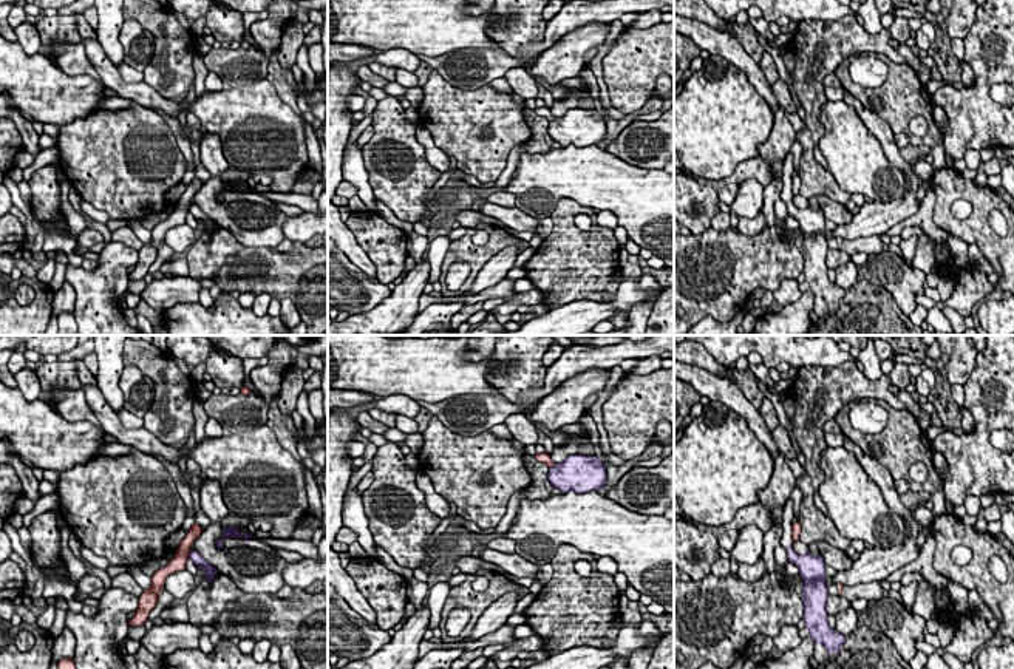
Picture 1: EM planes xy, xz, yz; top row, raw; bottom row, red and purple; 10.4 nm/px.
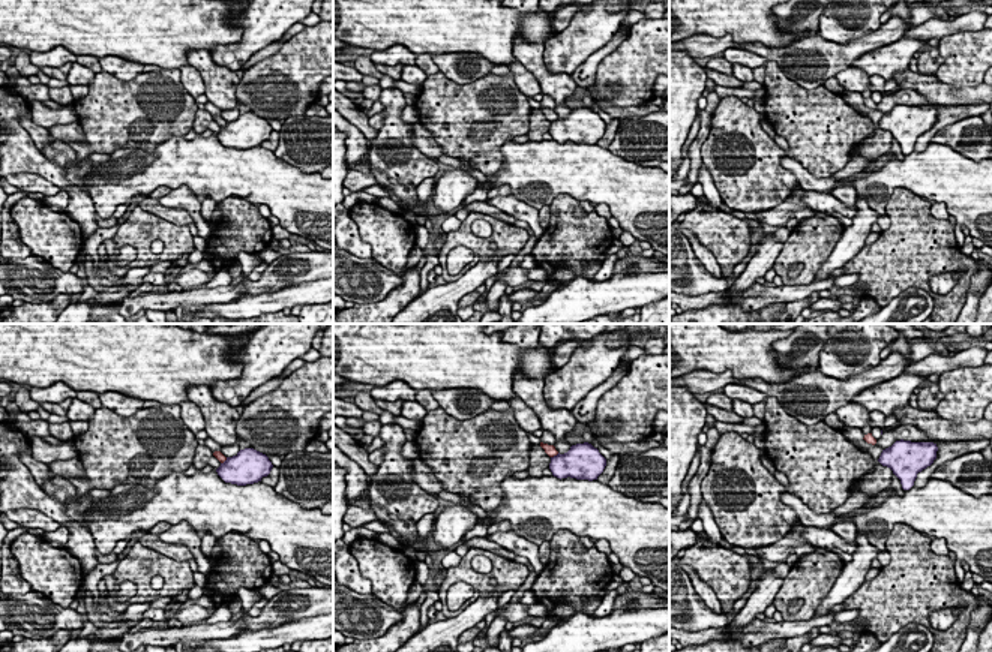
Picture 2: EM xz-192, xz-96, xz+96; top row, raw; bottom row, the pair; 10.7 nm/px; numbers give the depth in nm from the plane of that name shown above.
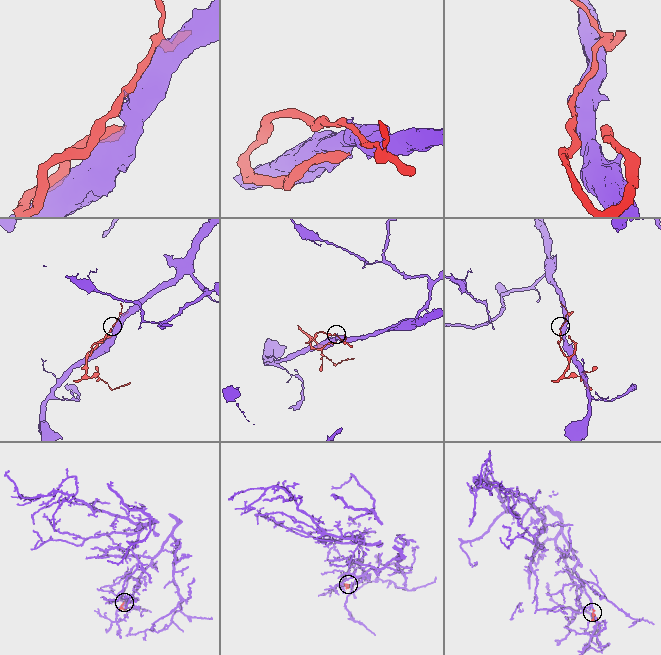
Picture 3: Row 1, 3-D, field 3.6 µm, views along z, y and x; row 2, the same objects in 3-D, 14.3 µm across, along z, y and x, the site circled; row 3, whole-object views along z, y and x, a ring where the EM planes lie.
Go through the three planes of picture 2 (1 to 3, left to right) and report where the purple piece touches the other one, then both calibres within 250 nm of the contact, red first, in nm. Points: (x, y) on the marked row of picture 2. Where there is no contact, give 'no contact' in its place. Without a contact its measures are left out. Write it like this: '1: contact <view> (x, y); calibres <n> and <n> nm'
1: contact xz-192 (224, 460); calibres 90 and 340 nm
2: contact xz-96 (554, 454); calibres 120 and 320 nm
3: no contact

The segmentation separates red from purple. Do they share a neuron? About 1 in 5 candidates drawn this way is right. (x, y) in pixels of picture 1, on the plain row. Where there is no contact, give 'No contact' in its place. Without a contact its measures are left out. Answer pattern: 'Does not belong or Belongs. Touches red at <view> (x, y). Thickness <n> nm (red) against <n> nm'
Does not belong. Touches red at xy (189, 207). Thickness 160 nm (red) against 120 nm

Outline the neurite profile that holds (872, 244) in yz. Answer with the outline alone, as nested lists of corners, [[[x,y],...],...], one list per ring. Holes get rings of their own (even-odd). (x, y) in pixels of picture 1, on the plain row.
[[[880,235],[872,236],[859,236],[855,239],[842,239],[842,249],[847,255],[856,255],[856,253],[869,253],[876,255],[883,252],[883,241]]]

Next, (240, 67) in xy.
[[[257,43],[250,45],[249,49],[212,48],[204,54],[204,63],[209,71],[219,76],[224,88],[266,79],[269,71],[269,59]]]

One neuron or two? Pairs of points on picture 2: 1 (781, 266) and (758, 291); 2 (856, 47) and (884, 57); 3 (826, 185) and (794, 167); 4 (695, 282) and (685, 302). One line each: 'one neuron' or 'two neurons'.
1: two neurons
2: two neurons
3: one neuron
4: two neurons

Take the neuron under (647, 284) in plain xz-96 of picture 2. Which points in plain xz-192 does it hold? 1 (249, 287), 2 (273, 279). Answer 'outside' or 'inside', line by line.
1: outside
2: outside

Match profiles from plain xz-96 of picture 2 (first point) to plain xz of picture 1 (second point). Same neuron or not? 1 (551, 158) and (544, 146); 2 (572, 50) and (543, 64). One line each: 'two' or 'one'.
1: two
2: one

